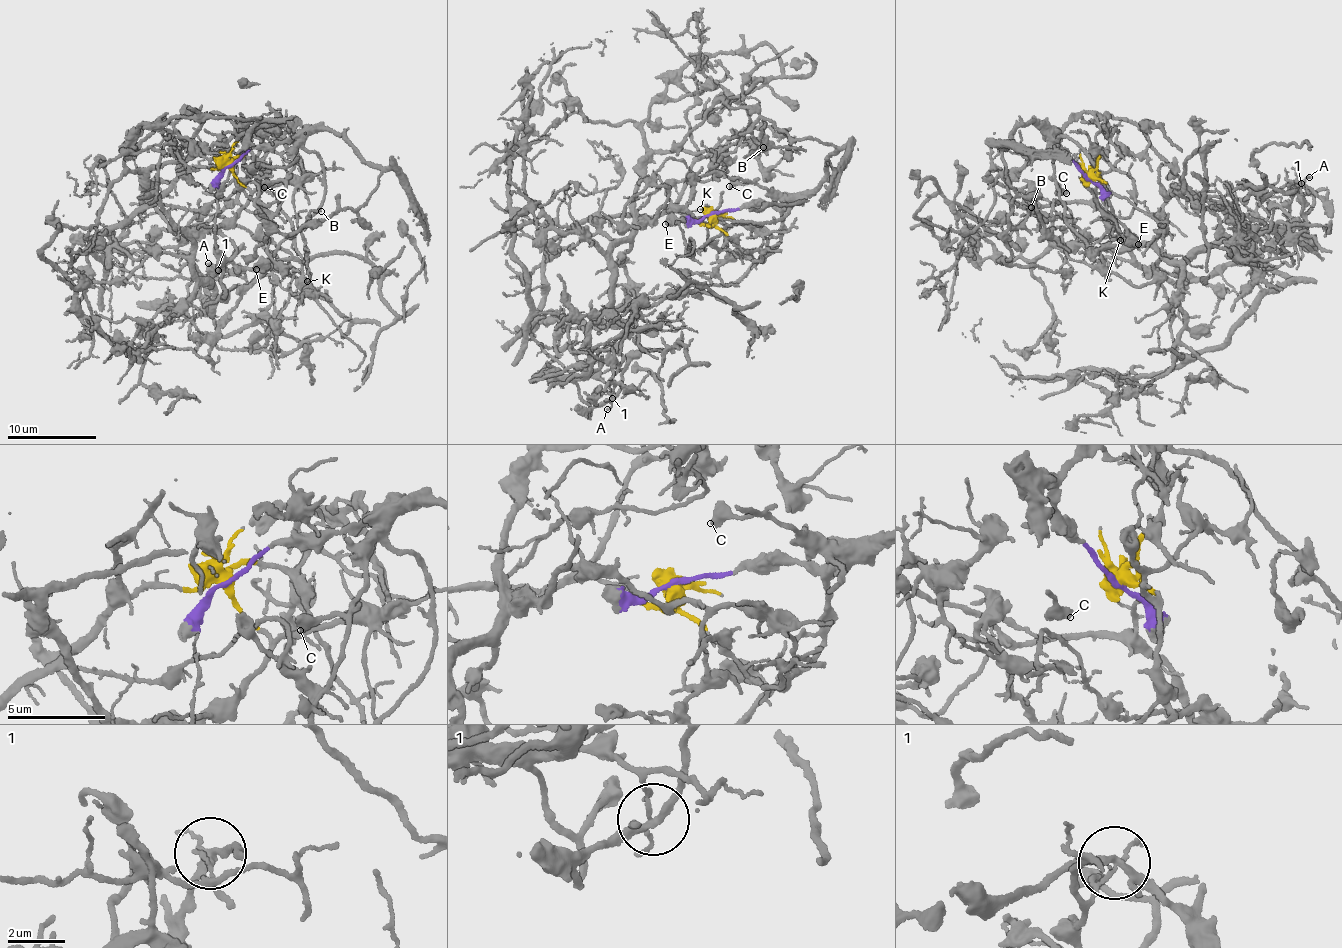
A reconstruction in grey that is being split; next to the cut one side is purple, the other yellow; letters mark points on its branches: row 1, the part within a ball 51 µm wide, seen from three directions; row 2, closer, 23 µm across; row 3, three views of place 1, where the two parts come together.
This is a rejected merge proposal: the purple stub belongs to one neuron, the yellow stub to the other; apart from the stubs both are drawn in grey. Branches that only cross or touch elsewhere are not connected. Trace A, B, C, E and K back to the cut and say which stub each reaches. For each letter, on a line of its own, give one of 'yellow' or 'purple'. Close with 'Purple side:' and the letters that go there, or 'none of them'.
A: yellow
B: purple
C: purple
E: purple
K: yellow
Purple side: B, C, E

